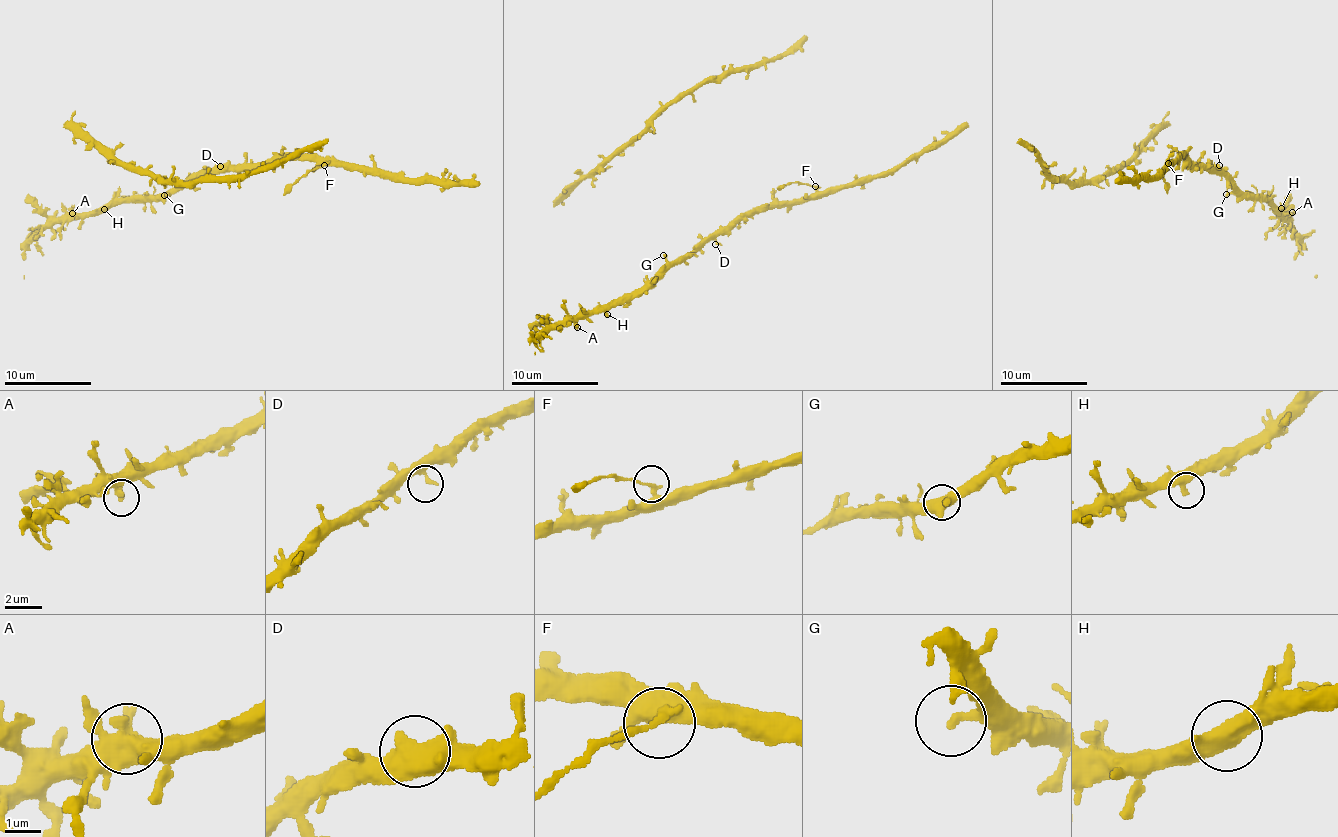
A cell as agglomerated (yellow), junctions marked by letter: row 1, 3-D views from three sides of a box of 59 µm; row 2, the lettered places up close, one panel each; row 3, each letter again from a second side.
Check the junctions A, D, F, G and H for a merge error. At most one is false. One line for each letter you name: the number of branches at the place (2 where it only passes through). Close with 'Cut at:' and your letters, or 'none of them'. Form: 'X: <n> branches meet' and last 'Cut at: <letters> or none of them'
F: 2 branches meet
Cut at: F

